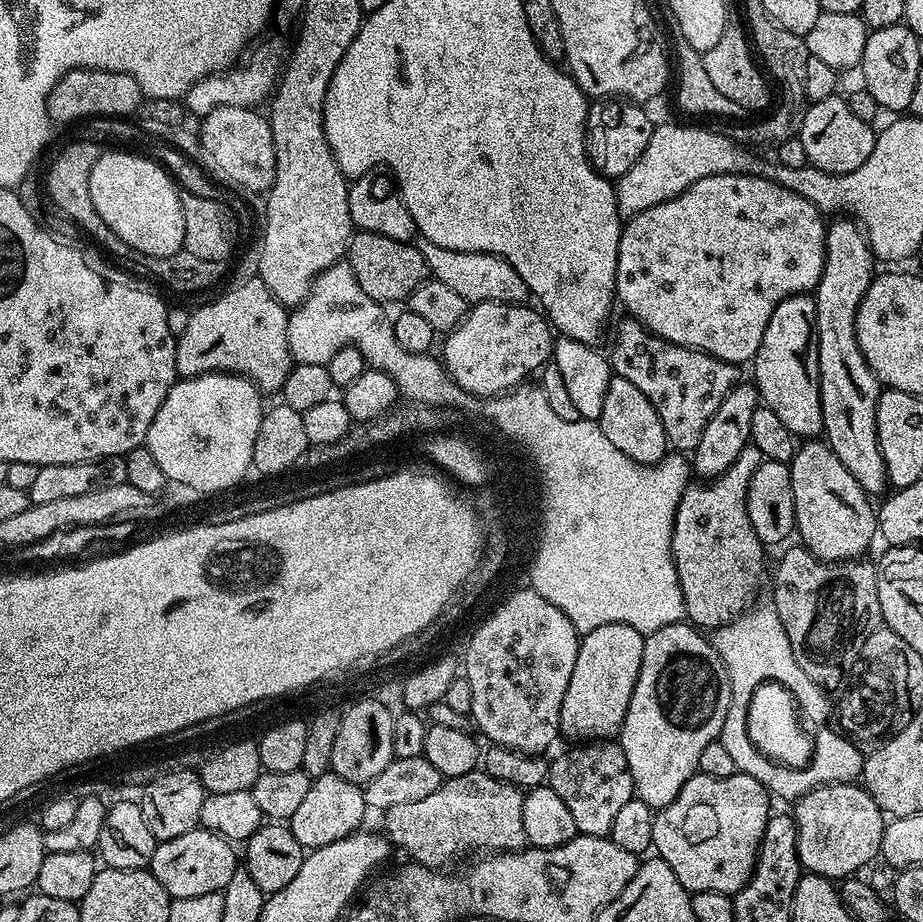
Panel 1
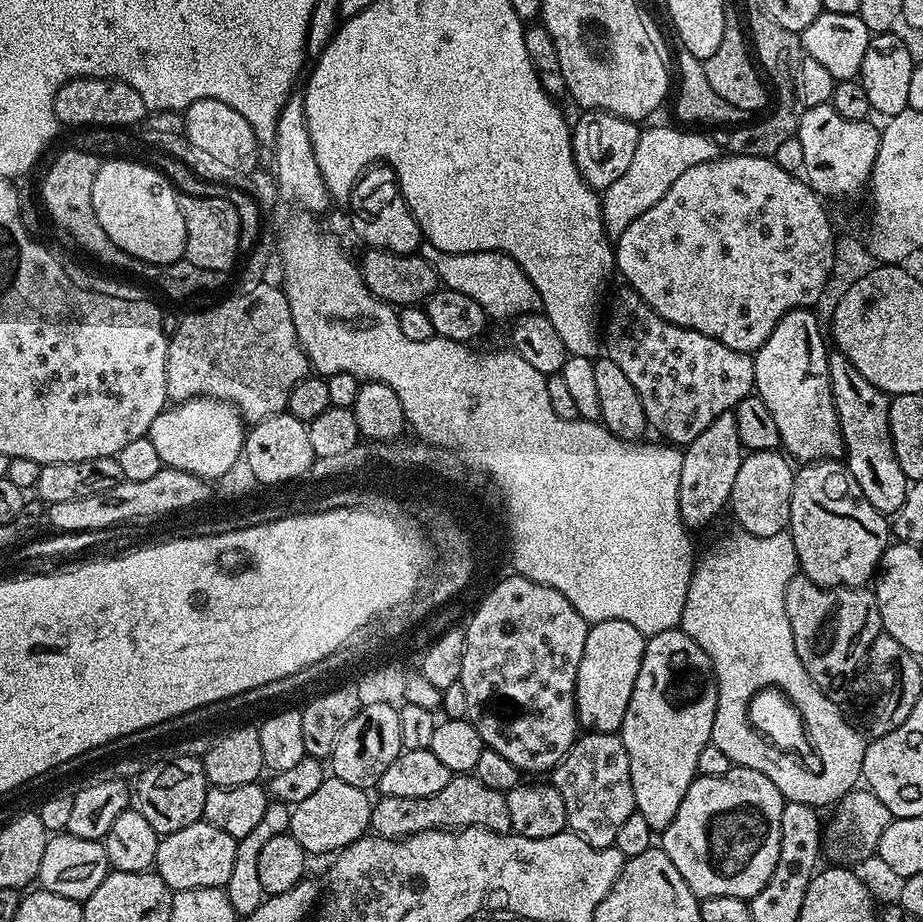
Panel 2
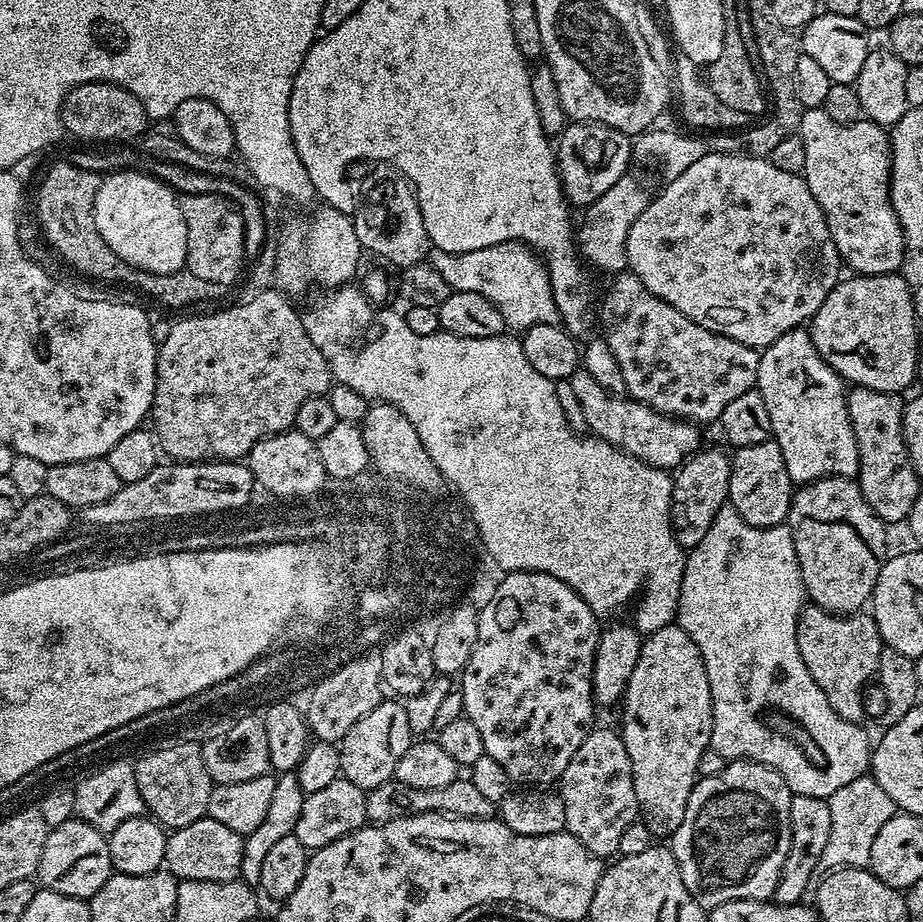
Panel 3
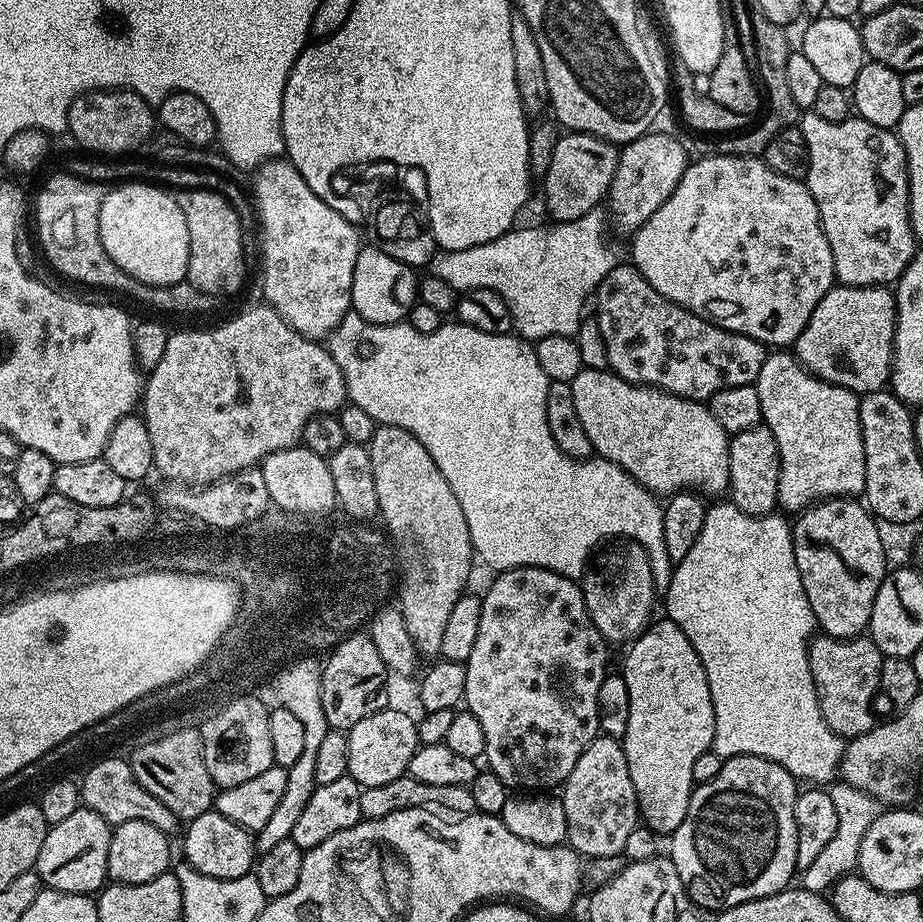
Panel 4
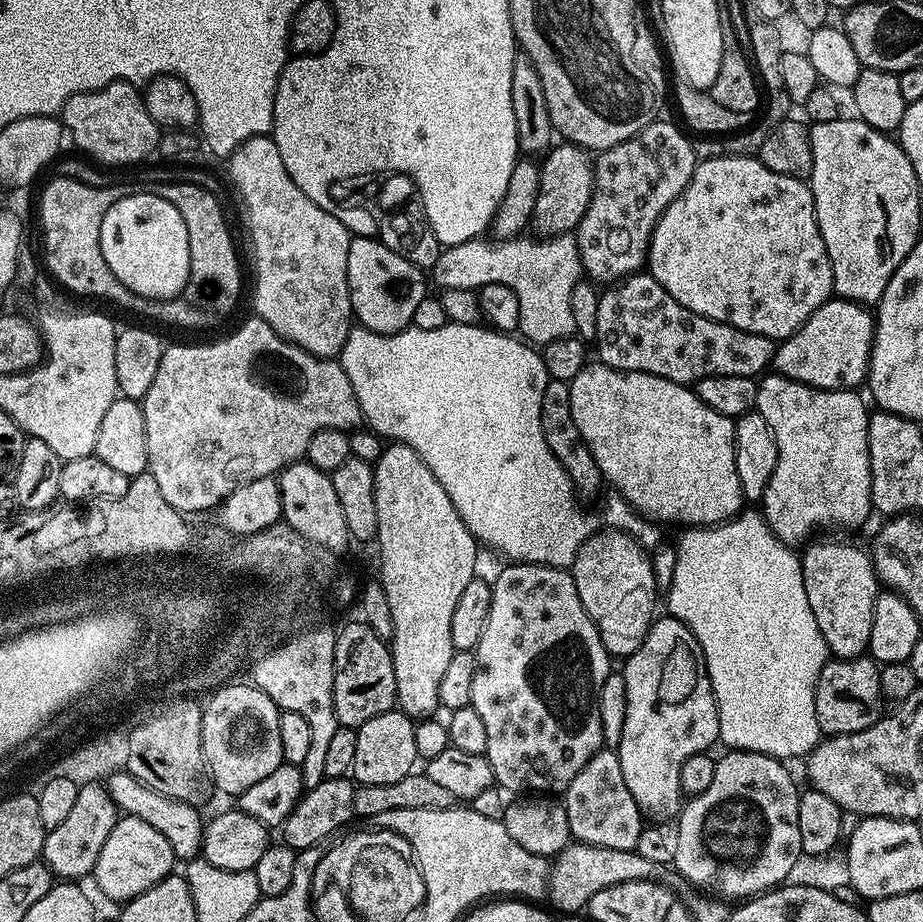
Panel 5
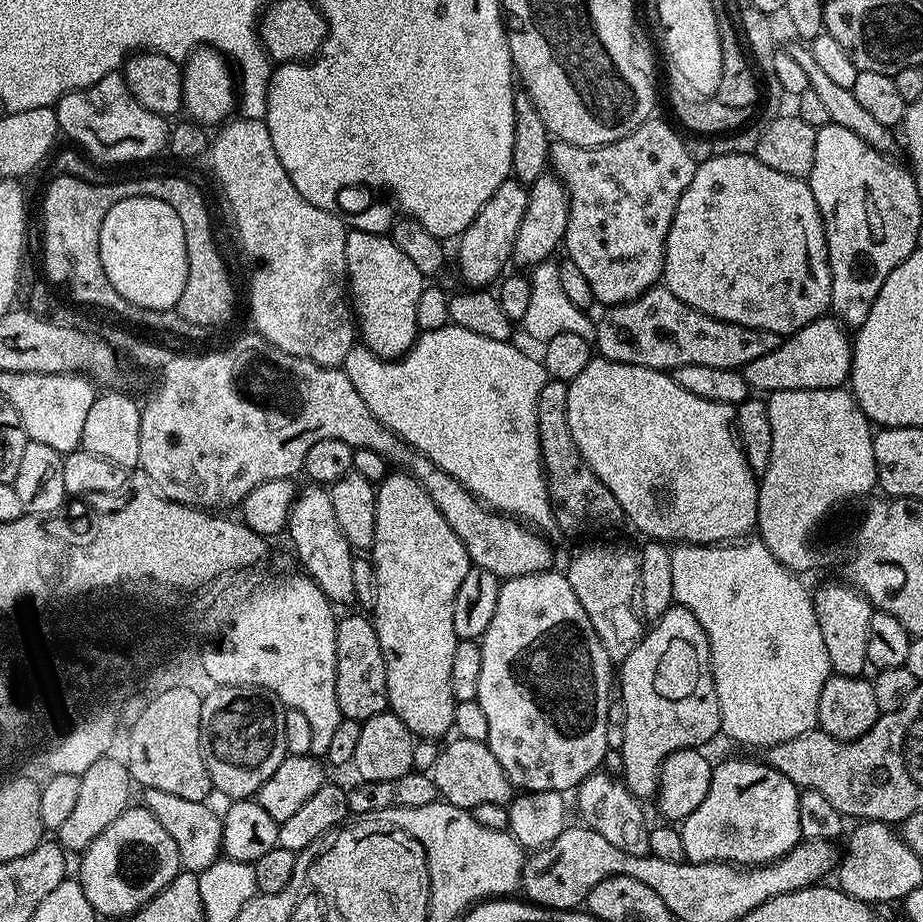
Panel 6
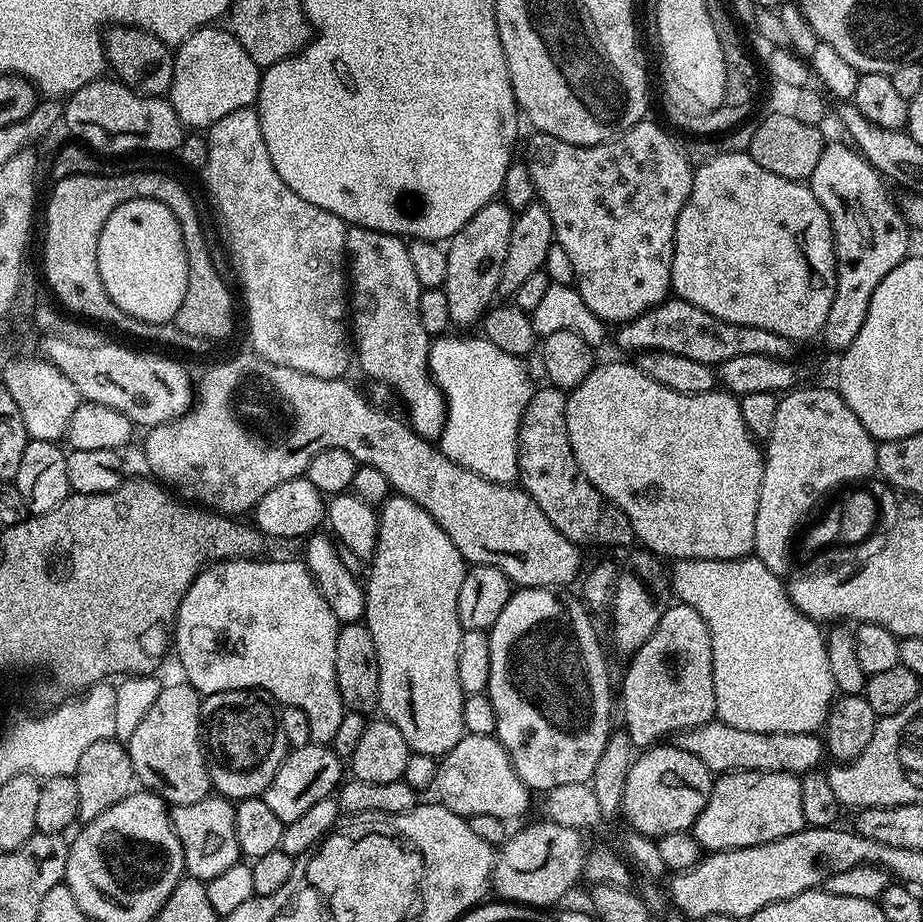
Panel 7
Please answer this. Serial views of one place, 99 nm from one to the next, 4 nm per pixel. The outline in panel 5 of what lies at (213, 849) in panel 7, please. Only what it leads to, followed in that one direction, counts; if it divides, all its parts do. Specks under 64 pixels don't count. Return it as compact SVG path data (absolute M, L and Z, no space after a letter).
M127 770L109 774L106 777L106 787L110 798L123 815L142 818L142 822L154 826L154 830L158 830L158 834L162 834L162 838L170 842L170 850L174 850L177 861L187 862L201 855L204 846L205 821L200 820L201 809L197 805L170 798L146 786Z

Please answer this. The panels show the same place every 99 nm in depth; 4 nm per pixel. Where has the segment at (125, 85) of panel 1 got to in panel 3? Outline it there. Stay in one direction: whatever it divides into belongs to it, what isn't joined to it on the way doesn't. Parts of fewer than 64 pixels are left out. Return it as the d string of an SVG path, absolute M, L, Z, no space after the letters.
M83 84L70 90L62 102L60 117L65 133L77 136L80 142L136 142L150 127L142 102L117 84Z

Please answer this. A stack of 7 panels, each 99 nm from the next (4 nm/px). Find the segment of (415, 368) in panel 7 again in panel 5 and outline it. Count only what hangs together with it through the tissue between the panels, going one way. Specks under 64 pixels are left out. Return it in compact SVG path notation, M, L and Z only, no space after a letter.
M372 234L352 236L346 258L346 278L352 315L358 321L359 327L387 336L411 325L414 309L426 295L425 273L406 258L402 258L402 254L394 254L390 246L386 246Z

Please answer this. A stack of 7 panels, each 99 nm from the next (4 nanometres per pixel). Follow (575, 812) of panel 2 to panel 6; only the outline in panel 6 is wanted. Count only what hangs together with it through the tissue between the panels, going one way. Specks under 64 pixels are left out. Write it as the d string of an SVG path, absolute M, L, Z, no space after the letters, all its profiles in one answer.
M604 770L589 775L575 789L576 806L585 827L590 827L606 842L618 846L627 856L646 856L648 850L648 822L644 820L643 805L625 787L623 781Z

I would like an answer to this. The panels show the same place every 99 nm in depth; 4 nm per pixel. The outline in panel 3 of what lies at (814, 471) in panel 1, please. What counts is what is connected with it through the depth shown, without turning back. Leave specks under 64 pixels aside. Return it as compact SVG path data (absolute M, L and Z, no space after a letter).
M827 476L801 484L792 493L792 508L786 521L794 538L794 550L798 554L798 566L802 570L802 582L807 599L822 610L847 616L861 611L869 603L878 582L878 574L886 559L884 547L888 544L888 532L884 521L870 510L859 483L847 476Z

